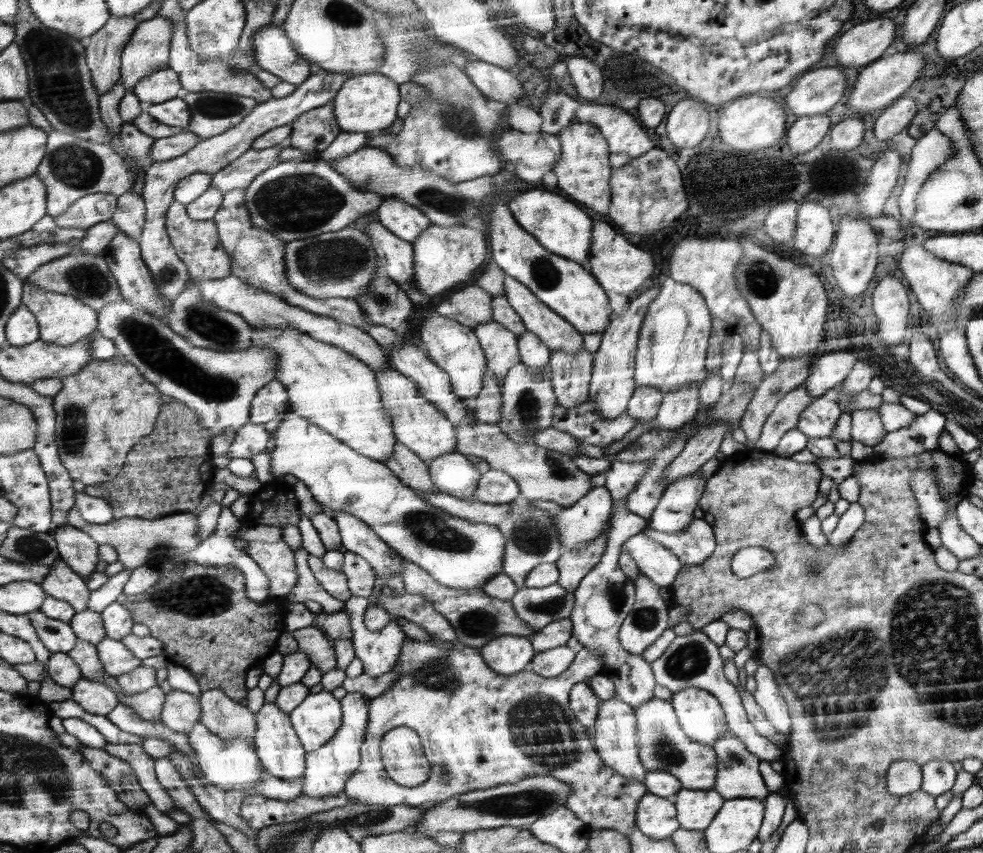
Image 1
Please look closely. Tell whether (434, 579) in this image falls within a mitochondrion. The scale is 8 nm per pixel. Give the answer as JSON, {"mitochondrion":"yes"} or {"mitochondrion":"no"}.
{"mitochondrion":"no"}

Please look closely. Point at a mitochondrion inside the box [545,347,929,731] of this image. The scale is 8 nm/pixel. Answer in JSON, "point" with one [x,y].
{"point":[690,660]}

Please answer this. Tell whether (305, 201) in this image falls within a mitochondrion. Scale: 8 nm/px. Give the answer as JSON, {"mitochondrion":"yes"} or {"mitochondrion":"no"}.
{"mitochondrion":"yes"}

